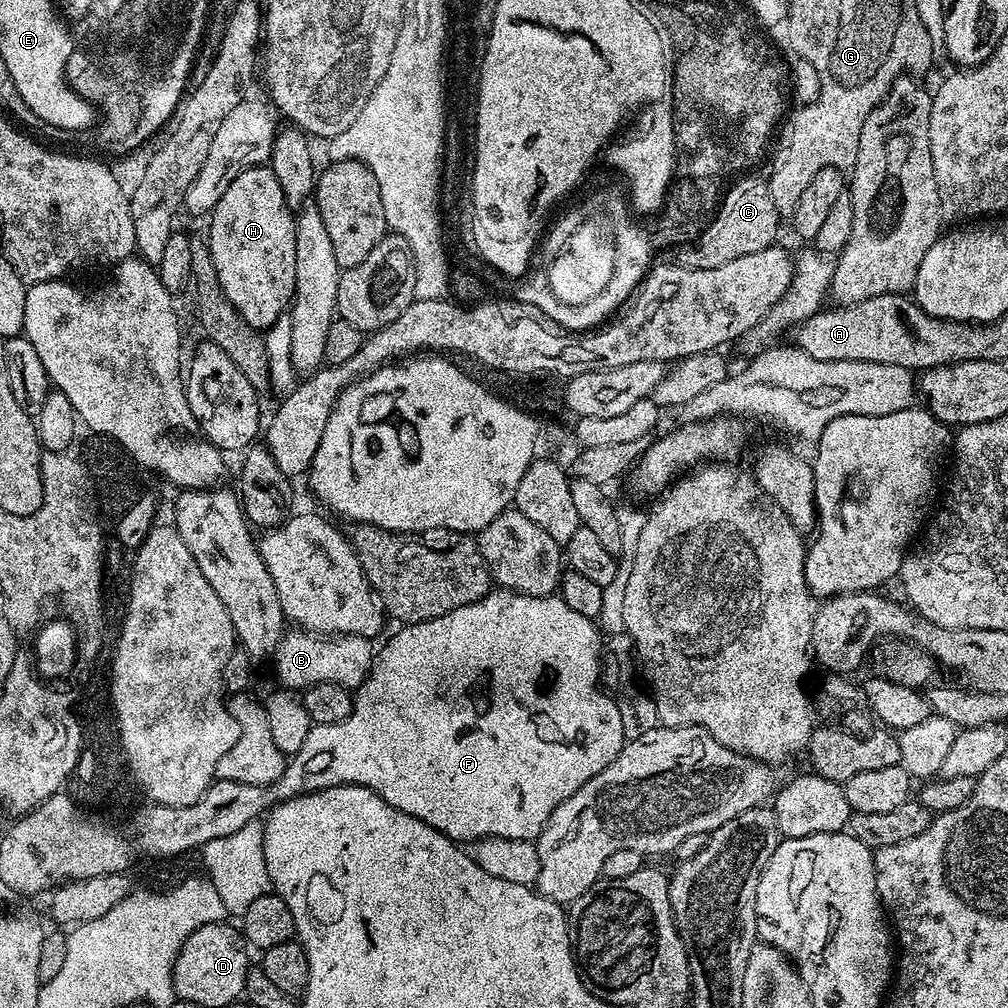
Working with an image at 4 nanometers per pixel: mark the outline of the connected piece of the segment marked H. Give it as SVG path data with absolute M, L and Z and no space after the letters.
M271 167L242 170L242 174L226 186L226 194L222 194L218 206L210 213L211 220L212 225L206 228L210 254L226 298L251 328L271 328L275 320L289 311L292 295L296 293L296 217Z

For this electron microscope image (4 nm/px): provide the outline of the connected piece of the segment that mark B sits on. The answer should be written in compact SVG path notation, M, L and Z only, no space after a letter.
M288 630L276 648L276 676L288 690L303 690L315 684L338 684L349 690L359 688L368 677L375 656L373 641L367 636L348 635L325 638L303 630Z

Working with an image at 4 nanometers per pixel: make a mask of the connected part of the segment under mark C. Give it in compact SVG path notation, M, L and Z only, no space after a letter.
M740 184L730 197L724 197L724 210L716 224L707 226L695 237L693 243L681 247L681 252L674 256L675 263L683 268L701 268L714 270L714 266L726 266L726 262L734 262L734 258L742 258L746 254L758 254L758 250L766 250L777 243L775 234L775 212L767 192L760 184L750 186Z

